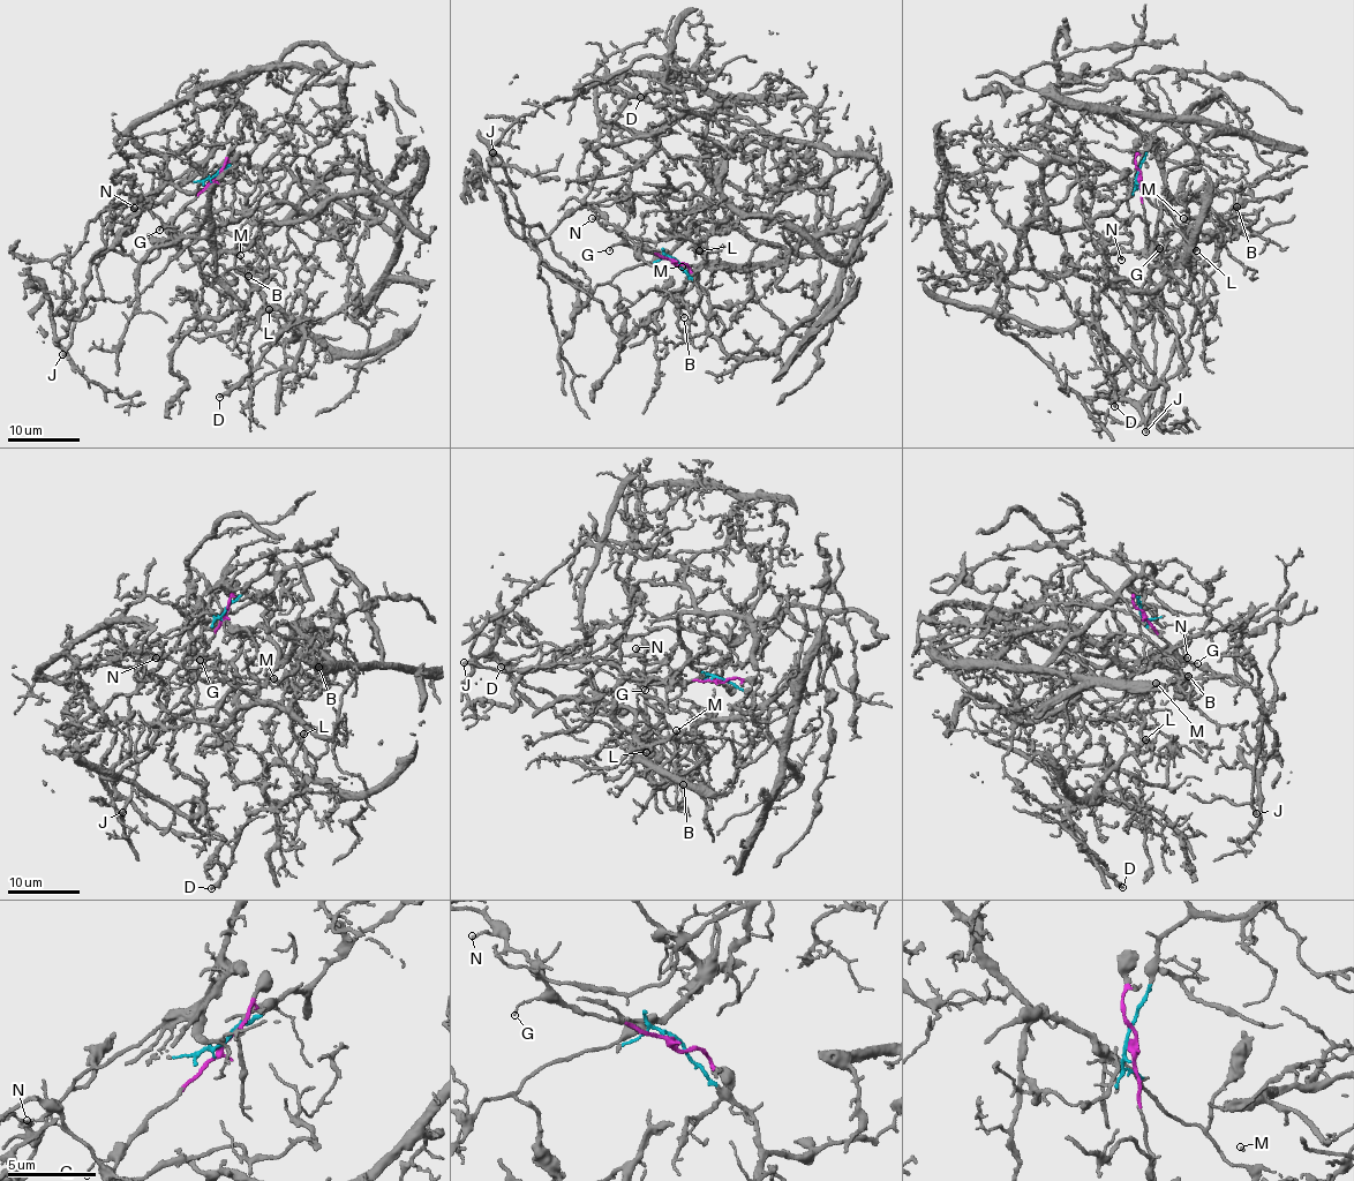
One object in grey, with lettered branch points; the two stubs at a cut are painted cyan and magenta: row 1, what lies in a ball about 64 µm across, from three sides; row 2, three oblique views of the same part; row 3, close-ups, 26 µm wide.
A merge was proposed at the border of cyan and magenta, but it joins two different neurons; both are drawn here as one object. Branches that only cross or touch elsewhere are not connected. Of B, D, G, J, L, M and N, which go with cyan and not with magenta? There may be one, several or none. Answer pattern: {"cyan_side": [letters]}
{"cyan_side": ["B", "D", "L", "M"]}

